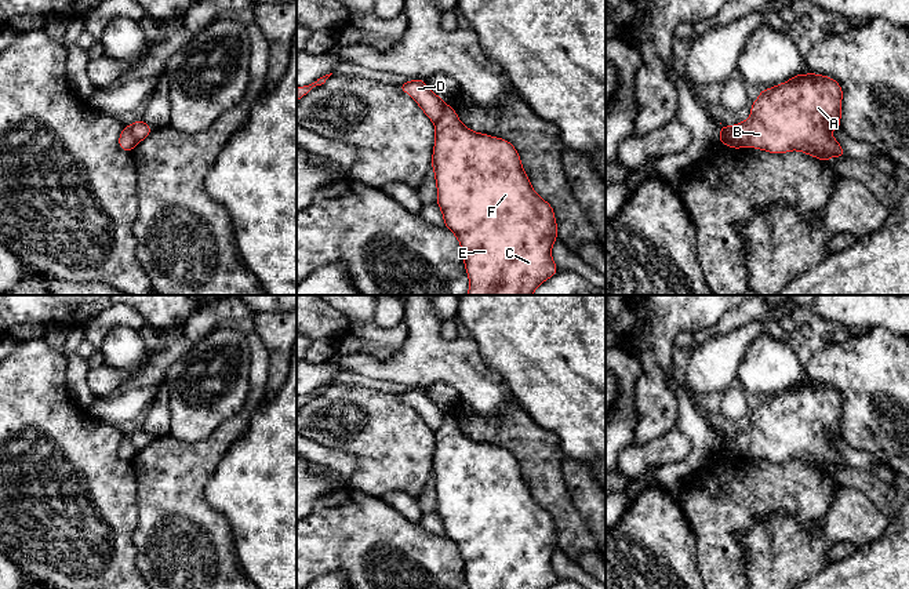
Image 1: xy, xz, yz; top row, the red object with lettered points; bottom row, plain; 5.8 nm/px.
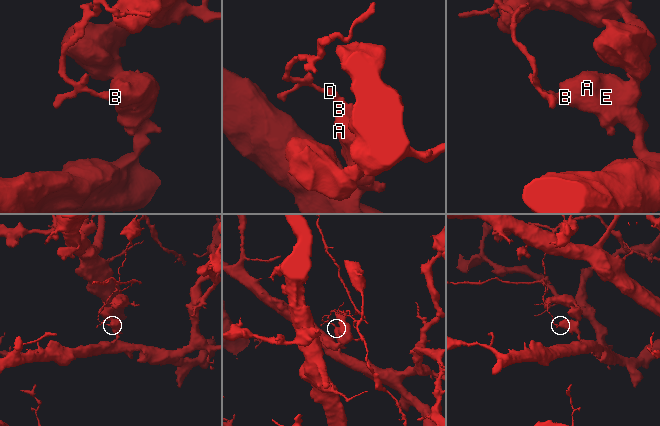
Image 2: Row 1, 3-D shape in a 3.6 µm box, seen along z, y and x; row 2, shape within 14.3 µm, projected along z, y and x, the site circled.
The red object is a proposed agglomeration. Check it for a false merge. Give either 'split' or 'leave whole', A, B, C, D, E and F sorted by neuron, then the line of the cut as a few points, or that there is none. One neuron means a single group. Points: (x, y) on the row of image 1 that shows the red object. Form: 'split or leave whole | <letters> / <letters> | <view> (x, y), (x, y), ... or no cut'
split | A B C E F / D | yz (727, 127), (742, 145)

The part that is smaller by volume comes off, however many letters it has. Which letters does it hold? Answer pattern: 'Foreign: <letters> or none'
Foreign: D

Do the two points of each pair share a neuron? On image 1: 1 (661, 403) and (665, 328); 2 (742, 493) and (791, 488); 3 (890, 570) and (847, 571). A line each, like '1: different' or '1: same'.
1: same
2: same
3: same

